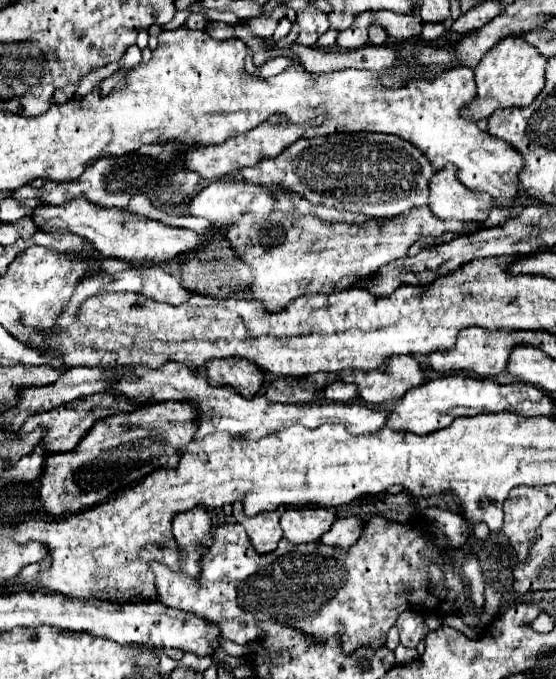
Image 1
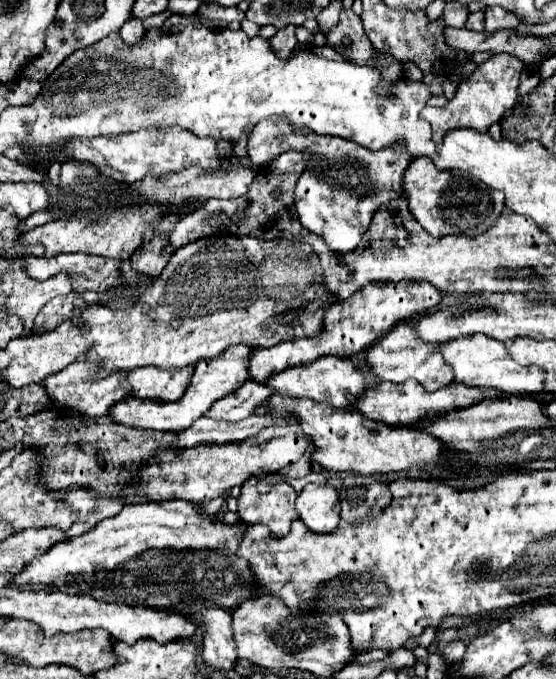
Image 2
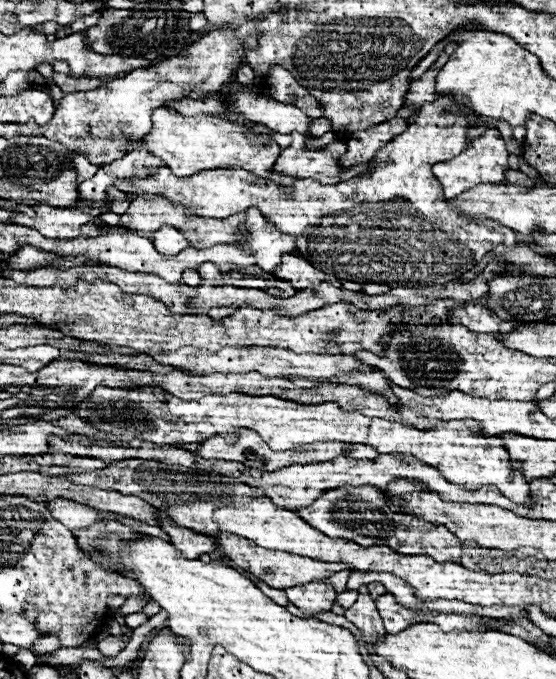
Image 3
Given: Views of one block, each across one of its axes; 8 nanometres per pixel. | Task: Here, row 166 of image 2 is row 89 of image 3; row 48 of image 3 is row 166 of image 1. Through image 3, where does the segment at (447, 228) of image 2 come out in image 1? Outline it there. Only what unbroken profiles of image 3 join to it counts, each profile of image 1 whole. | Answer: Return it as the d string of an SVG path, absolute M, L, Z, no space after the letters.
M444 166L430 178L430 210L442 220L476 220L488 218L492 198L482 192L472 192L456 178L454 166Z

